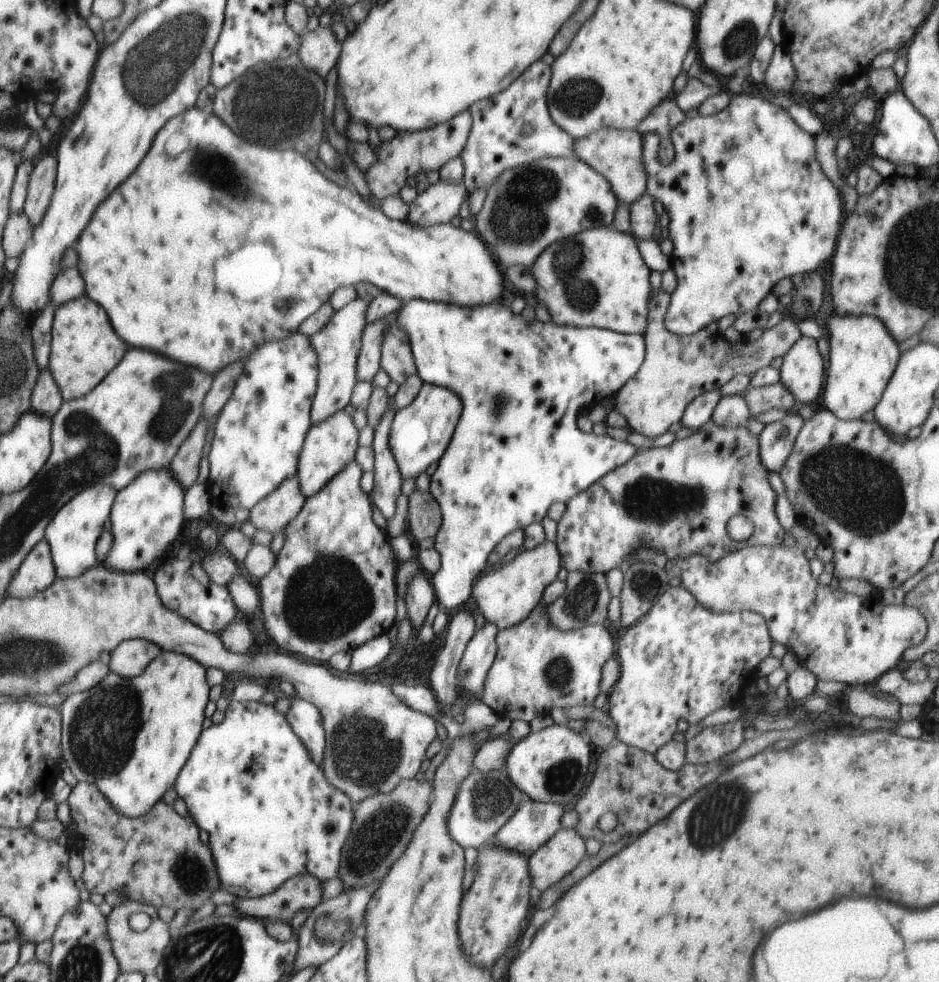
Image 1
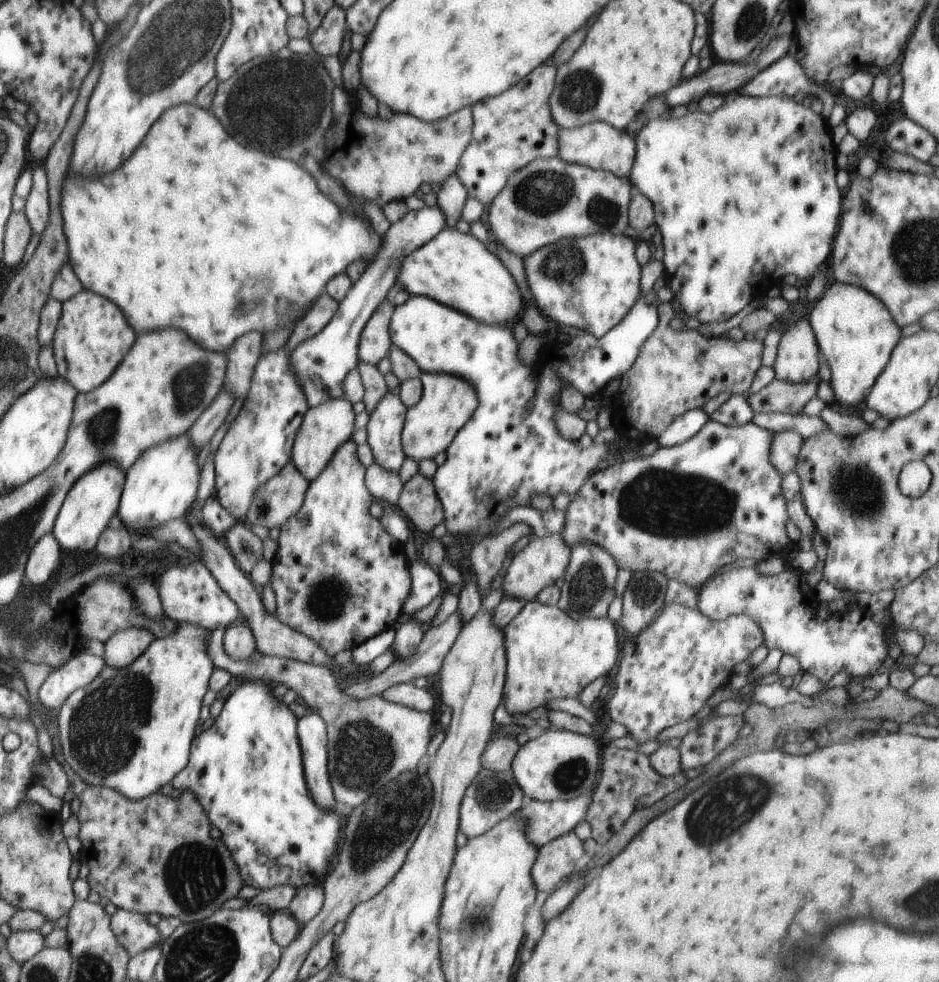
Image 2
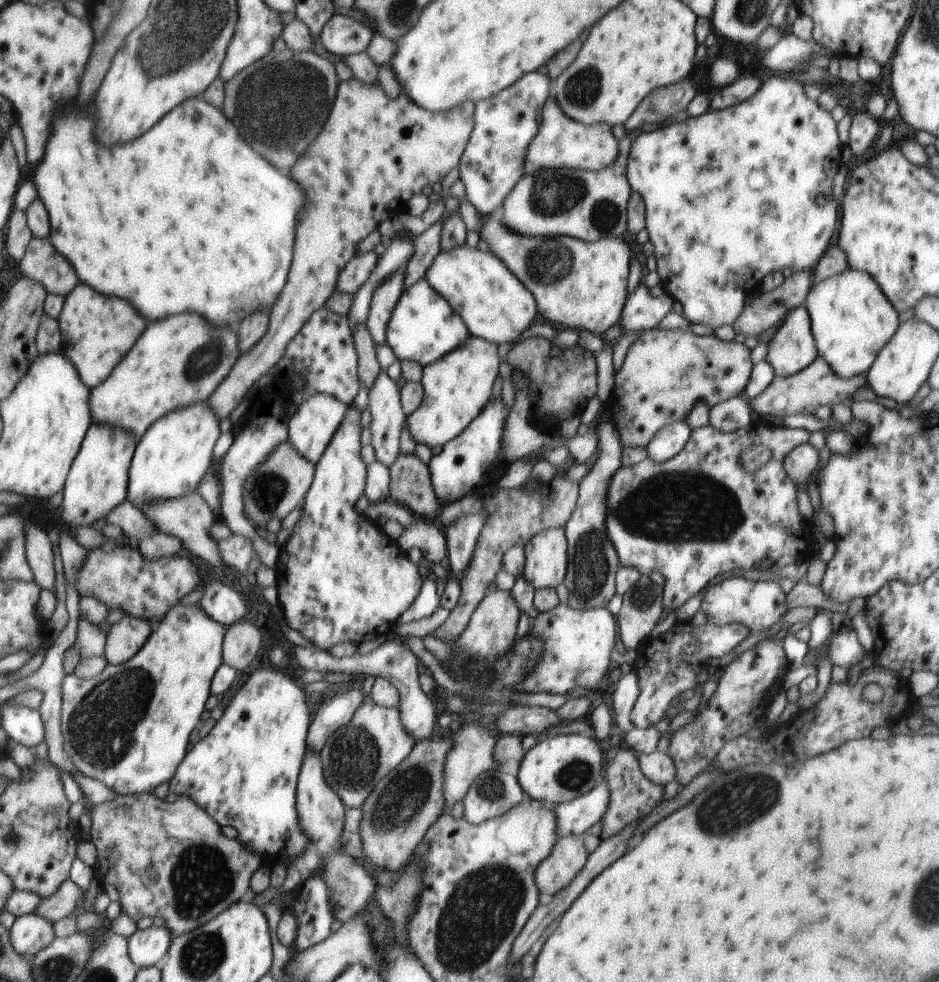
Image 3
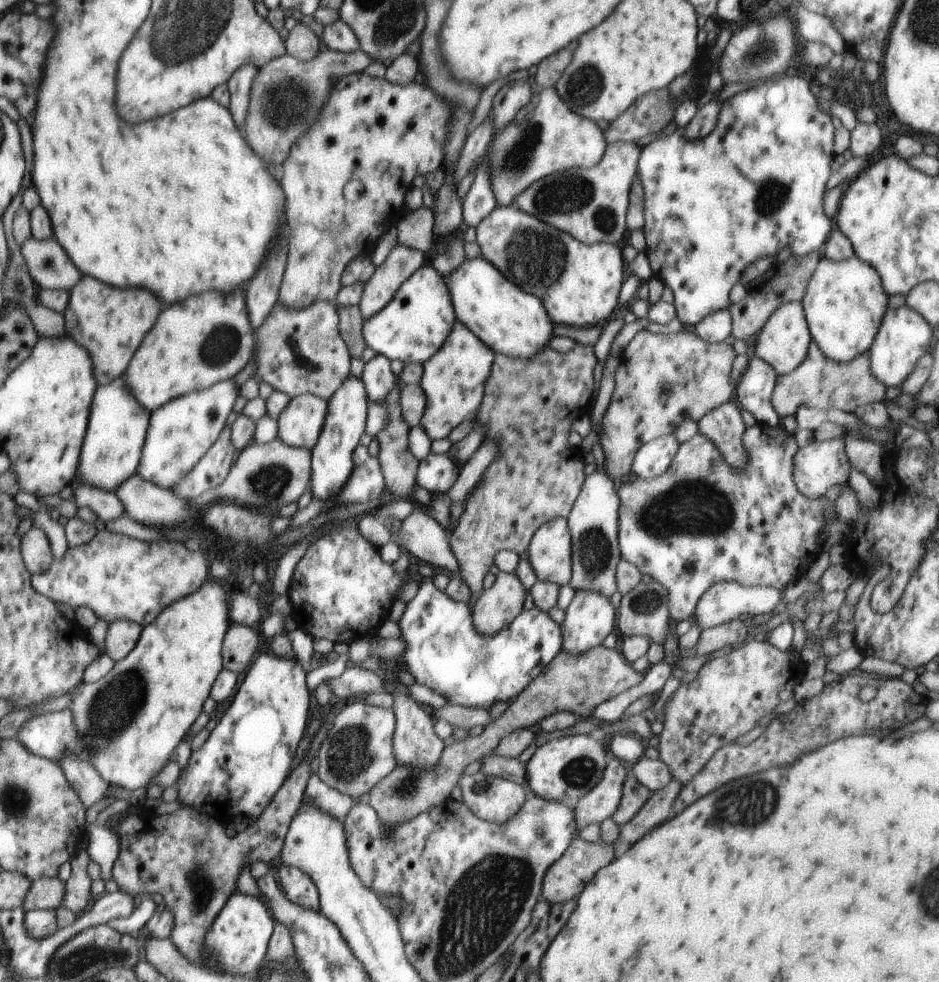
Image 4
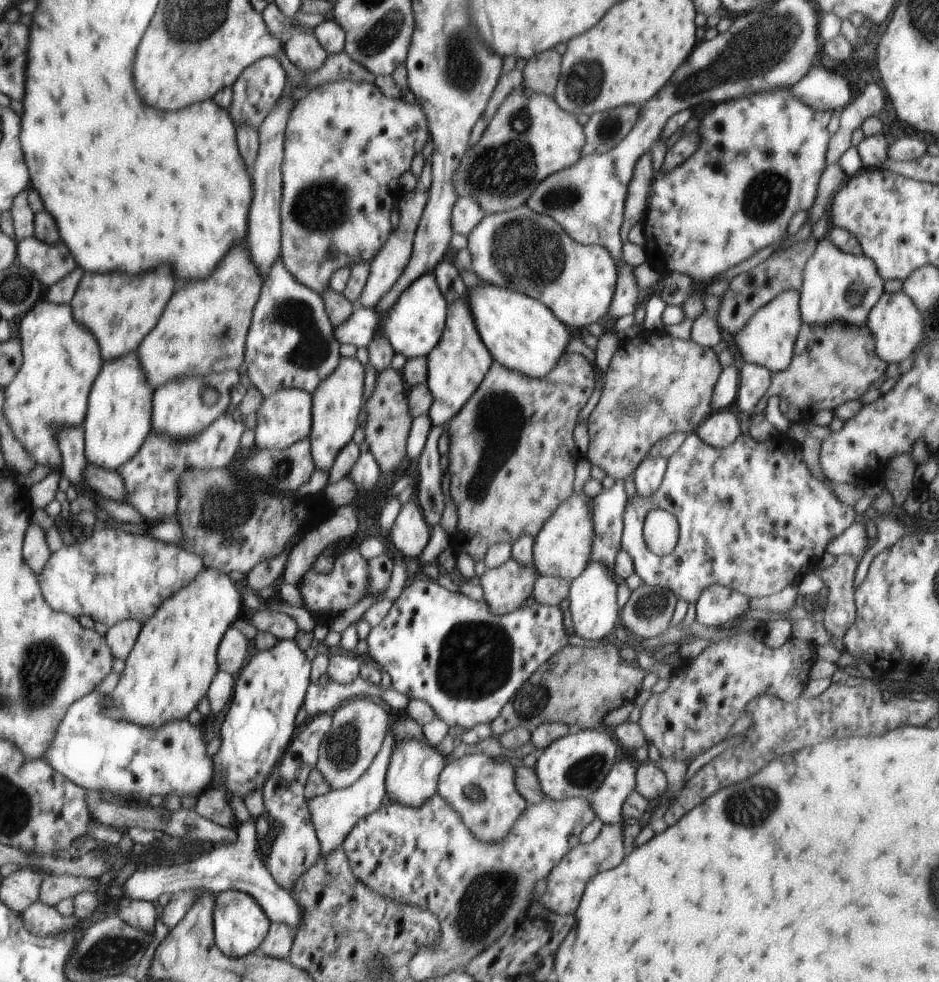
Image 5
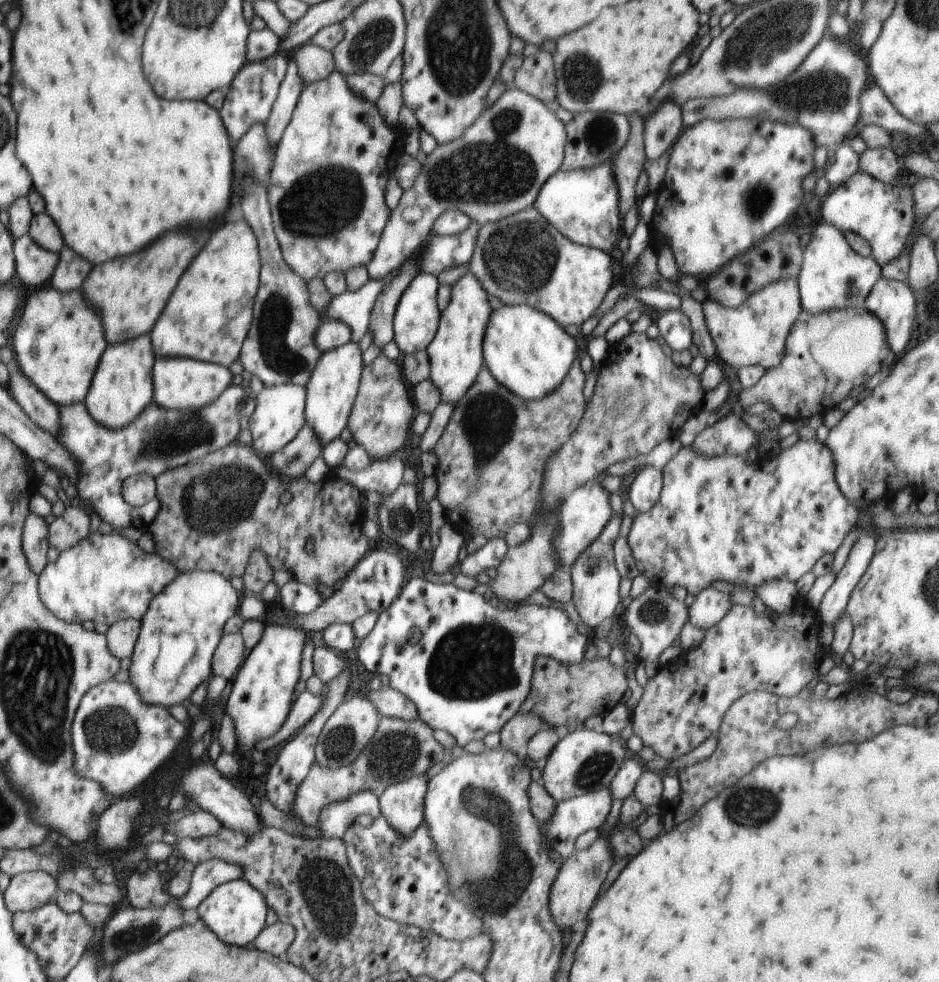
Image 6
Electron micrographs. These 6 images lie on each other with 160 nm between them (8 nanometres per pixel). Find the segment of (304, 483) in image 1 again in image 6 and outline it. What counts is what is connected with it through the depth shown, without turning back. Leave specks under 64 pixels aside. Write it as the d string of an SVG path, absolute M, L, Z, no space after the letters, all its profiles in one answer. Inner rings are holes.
M286 383L266 387L253 396L256 399L256 407L249 417L248 430L251 434L251 446L258 454L271 454L282 450L300 432L306 424L305 402L306 389L303 386Z

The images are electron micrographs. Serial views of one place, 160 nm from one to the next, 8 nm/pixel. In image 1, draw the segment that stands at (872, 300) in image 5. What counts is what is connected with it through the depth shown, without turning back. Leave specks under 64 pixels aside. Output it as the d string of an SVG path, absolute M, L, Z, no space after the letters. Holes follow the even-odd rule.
M833 312L824 329L829 344L829 365L822 402L839 419L860 419L879 403L902 353L899 344L886 325L872 315L840 316Z

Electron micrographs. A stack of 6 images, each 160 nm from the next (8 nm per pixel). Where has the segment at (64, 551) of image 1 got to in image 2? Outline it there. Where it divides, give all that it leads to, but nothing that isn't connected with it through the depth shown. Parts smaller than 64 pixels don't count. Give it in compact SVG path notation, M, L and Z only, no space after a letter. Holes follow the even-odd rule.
M106 462L92 472L86 472L67 496L60 514L57 516L56 526L51 534L57 538L62 552L72 554L90 554L100 532L108 526L110 518L118 512L118 504L125 484L125 474L114 462Z

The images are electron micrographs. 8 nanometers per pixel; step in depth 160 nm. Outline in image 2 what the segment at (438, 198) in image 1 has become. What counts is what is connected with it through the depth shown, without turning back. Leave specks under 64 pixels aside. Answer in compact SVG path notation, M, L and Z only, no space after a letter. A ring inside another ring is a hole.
M424 206L420 210L408 210L402 220L392 224L385 233L382 252L374 256L364 273L352 284L346 296L339 302L337 313L317 334L304 340L289 354L289 367L303 392L306 404L315 407L326 399L343 397L344 378L354 371L359 363L359 342L361 332L374 312L385 302L390 288L395 286L398 268L402 260L427 244L446 227L446 216L440 206Z

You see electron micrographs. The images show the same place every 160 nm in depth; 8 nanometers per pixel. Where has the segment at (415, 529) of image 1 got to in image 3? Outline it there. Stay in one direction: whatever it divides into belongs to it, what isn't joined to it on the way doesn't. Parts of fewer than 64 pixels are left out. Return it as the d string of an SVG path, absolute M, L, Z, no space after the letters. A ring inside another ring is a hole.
M400 452L388 468L391 476L390 498L428 520L433 519L438 510L441 511L430 482L428 465L416 454Z

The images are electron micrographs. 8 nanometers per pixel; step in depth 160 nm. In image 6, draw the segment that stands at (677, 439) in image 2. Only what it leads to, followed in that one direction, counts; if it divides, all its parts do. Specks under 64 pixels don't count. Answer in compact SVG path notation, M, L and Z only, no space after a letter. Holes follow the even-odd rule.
M647 466L634 478L628 498L639 513L648 512L658 502L663 487L663 473Z

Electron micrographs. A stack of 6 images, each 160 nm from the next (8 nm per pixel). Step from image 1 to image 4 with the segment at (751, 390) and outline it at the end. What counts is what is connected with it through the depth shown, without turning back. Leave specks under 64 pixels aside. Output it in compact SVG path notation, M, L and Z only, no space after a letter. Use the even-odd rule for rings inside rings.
M812 339L807 348L806 358L792 371L785 375L778 375L771 396L771 405L779 417L795 416L800 406L808 408L831 409L838 408L842 412L854 412L858 407L863 407L875 402L885 400L887 388L871 373L869 353L864 351L858 358L849 360L848 363L839 363L828 358L822 349Z

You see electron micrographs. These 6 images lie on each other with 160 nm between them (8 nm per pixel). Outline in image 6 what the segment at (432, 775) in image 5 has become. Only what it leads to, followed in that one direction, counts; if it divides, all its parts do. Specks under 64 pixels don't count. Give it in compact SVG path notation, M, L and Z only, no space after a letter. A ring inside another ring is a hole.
M424 774L390 785L379 796L381 815L402 837L409 837L424 821L428 782Z

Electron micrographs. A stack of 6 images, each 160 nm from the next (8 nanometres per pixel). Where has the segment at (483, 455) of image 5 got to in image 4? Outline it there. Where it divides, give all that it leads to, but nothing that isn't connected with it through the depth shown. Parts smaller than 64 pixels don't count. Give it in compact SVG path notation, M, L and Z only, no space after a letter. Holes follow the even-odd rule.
M576 344L567 353L548 346L530 360L495 355L481 405L473 417L477 420L475 426L481 424L486 428L484 440L497 443L500 456L482 473L478 486L467 496L465 510L449 540L460 567L460 579L473 592L468 602L471 609L484 590L482 581L499 550L526 553L531 538L544 523L558 517L567 518L570 514L585 481L586 463L583 450L570 446L568 436L574 420L586 413L590 406L596 386L594 375L599 373L599 367L594 349L581 344Z

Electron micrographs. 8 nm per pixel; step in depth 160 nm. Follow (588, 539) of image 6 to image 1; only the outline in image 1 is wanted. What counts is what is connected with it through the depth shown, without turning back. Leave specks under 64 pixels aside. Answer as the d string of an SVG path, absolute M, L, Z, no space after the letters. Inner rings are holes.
M546 539L533 549L522 549L509 564L496 571L487 570L476 580L472 596L487 621L498 625L499 630L522 622L540 604L545 588L557 580L563 567L556 542Z

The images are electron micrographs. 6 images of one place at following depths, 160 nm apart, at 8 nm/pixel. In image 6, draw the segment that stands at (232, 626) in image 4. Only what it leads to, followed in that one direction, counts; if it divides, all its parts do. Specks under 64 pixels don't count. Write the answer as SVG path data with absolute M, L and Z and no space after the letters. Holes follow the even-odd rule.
M224 633L213 654L211 672L231 682L247 653L241 633Z

